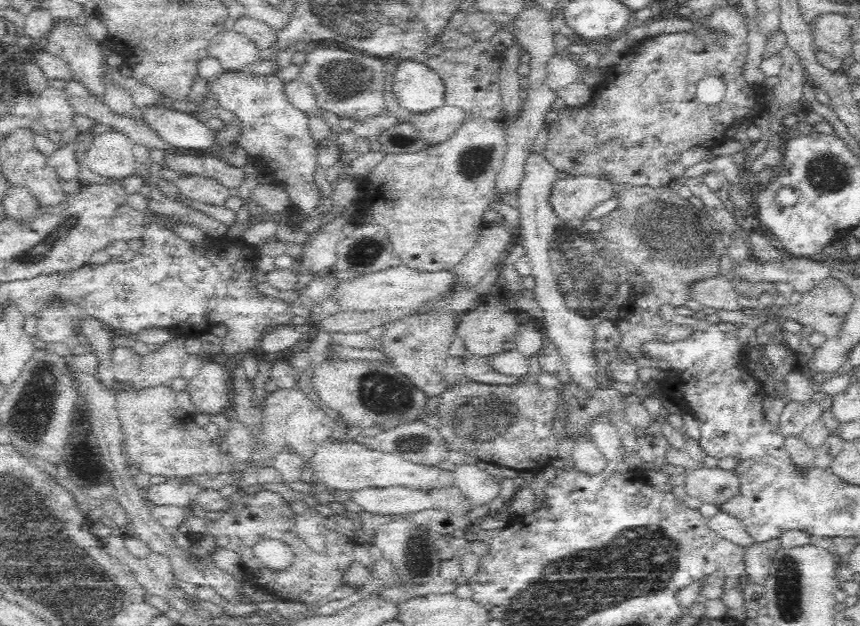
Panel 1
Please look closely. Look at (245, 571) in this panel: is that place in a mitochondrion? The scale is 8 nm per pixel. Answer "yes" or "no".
no

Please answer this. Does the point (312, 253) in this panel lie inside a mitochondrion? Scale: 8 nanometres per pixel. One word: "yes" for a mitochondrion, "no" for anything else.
no

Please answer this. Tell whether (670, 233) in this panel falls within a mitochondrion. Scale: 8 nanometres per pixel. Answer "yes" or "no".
yes

